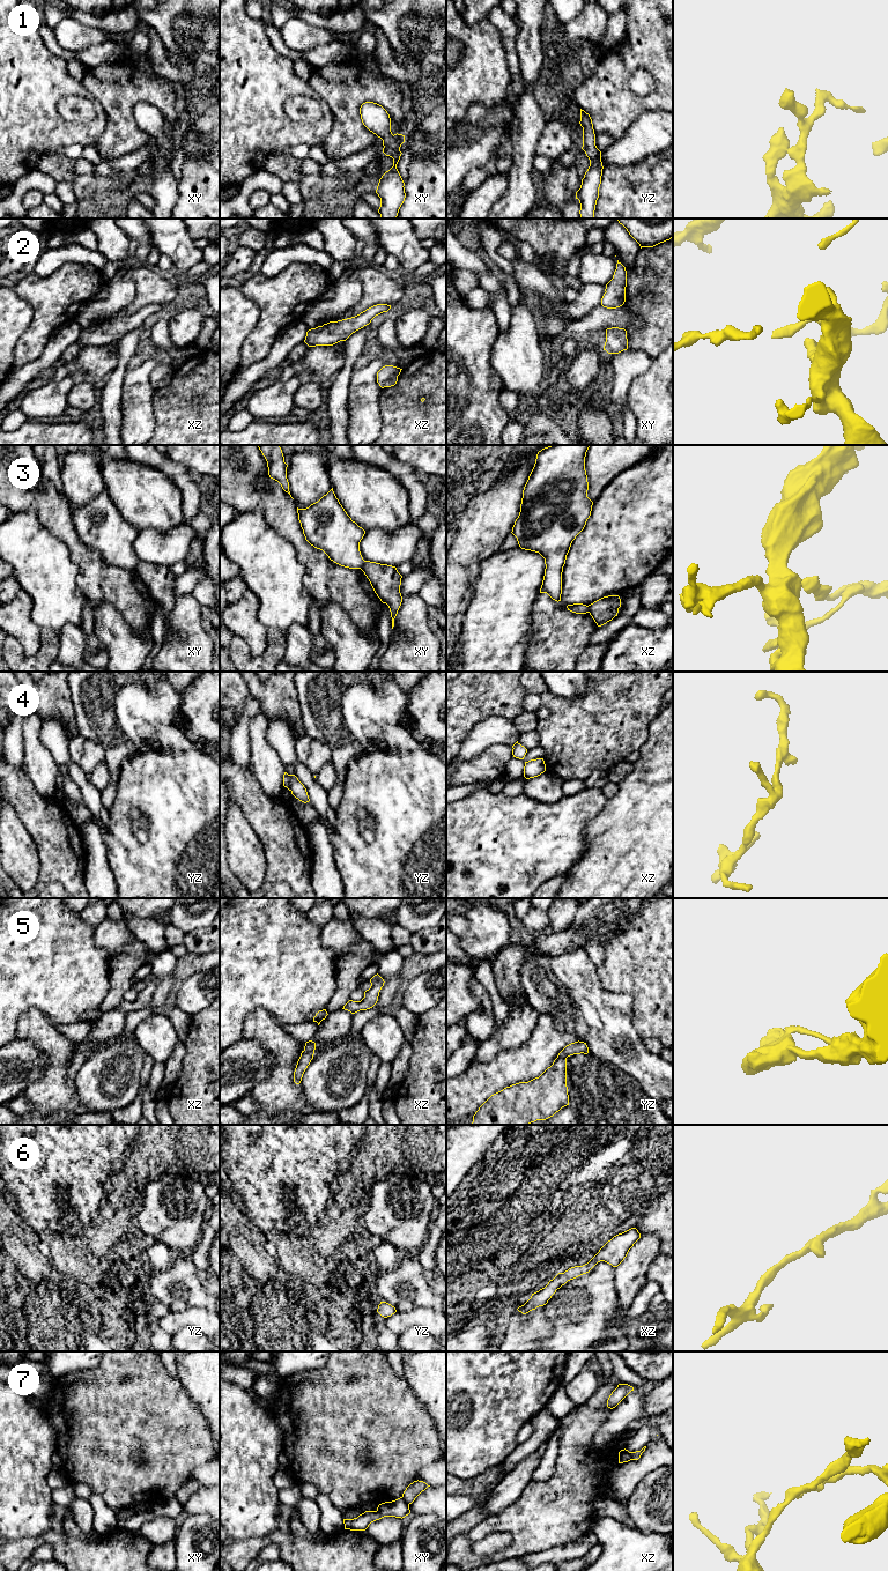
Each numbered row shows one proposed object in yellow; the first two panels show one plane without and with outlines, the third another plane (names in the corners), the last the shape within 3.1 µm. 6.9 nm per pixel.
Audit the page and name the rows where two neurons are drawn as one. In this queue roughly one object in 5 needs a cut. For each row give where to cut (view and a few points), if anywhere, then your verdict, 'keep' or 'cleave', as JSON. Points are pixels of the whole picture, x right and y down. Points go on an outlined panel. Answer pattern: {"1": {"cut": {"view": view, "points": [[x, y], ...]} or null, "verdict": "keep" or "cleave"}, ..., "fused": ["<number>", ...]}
{"1": {"cut": null, "verdict": "keep"}, "2": {"cut": null, "verdict": "keep"}, "3": {"cut": {"view": "xy", "points": [[365, 561], [360, 568]]}, "verdict": "cleave"}, "4": {"cut": null, "verdict": "keep"}, "5": {"cut": {"view": "yz", "points": [[557, 1056], [565, 1058]]}, "verdict": "cleave"}, "6": {"cut": null, "verdict": "keep"}, "7": {"cut": {"view": "xy", "points": [[401, 1497], [408, 1505]]}, "verdict": "cleave"}, "fused": ["3", "5", "7"]}

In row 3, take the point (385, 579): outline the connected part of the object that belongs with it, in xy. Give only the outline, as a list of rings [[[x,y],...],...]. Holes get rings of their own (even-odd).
[[[365,561],[361,566],[369,579],[375,593],[383,603],[386,603],[391,612],[392,629],[394,618],[402,602],[400,585],[402,576],[395,566]]]

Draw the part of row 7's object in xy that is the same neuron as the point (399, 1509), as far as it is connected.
[[[402,1497],[378,1505],[376,1511],[365,1511],[354,1519],[343,1519],[345,1529],[365,1531],[369,1525],[384,1517],[405,1518],[410,1513],[409,1505]]]

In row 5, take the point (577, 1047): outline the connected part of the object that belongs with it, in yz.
[[[575,1042],[575,1043],[571,1043],[569,1045],[567,1045],[560,1053],[557,1057],[570,1057],[570,1055],[574,1055],[574,1054],[580,1054],[580,1053],[584,1053],[584,1054],[587,1054],[589,1053],[589,1047],[586,1045],[586,1043],[584,1042]]]

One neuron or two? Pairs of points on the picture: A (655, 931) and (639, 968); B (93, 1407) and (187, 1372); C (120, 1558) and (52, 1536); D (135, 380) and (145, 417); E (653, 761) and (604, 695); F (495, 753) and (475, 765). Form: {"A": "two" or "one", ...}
{"A": "one", "B": "two", "C": "one", "D": "one", "E": "two", "F": "one"}

